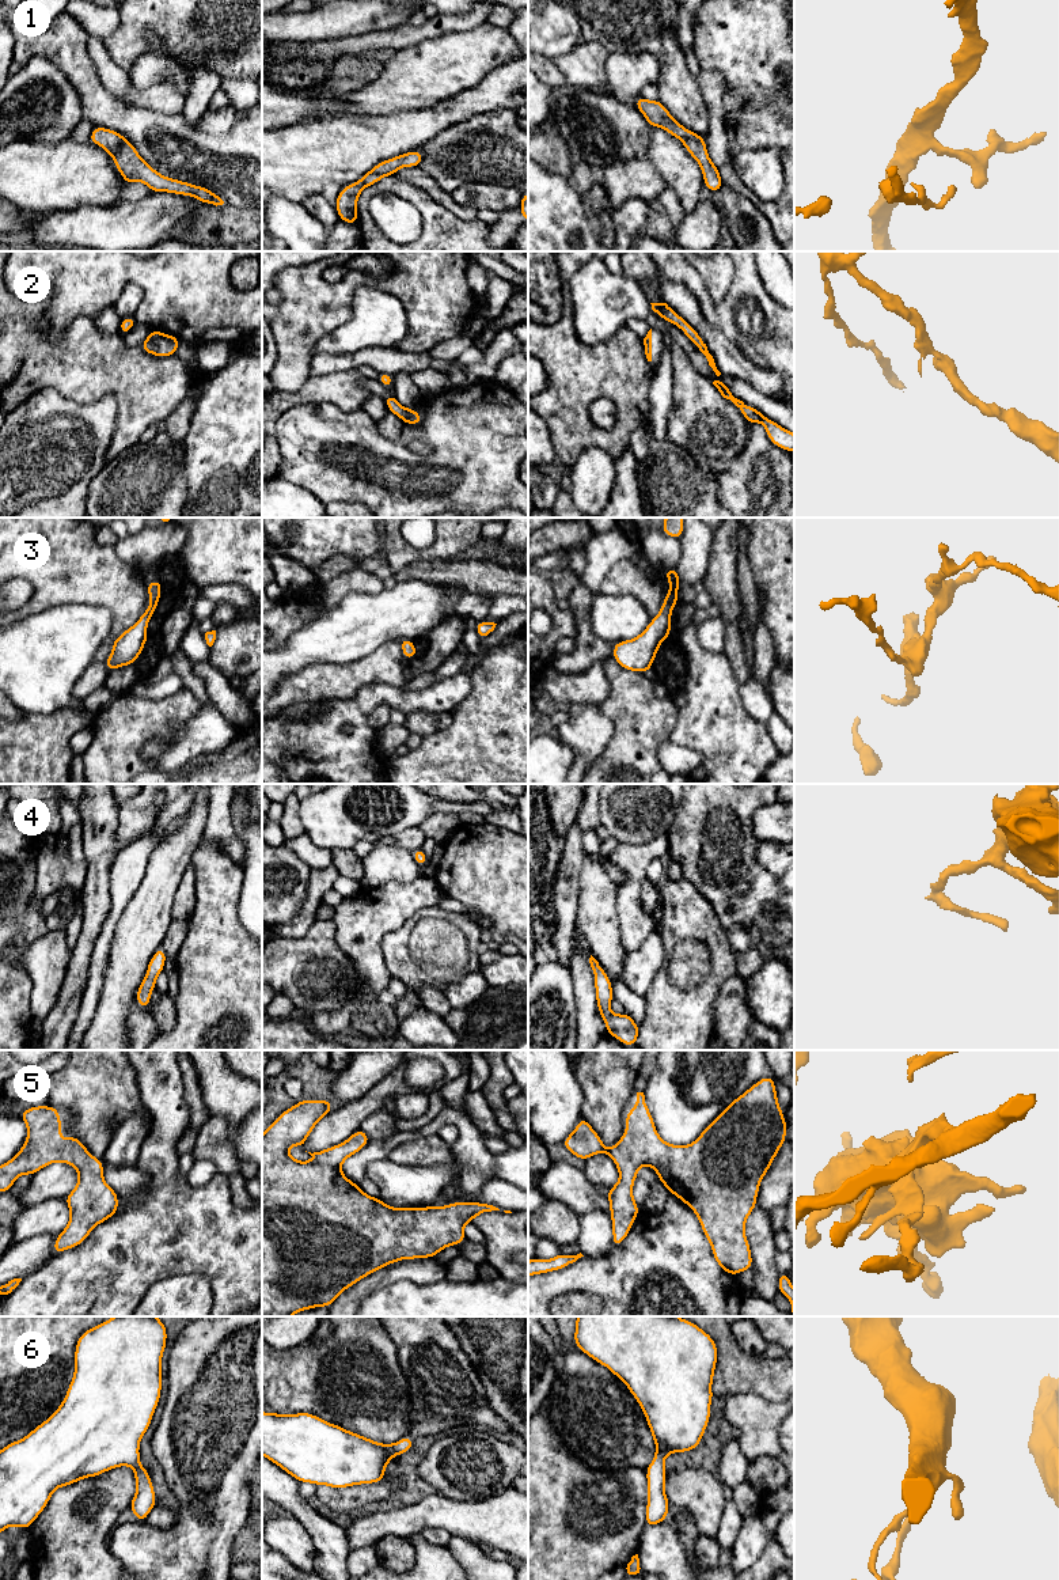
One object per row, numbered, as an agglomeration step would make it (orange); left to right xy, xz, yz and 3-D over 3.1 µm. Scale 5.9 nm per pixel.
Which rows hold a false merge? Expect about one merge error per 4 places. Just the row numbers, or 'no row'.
no row

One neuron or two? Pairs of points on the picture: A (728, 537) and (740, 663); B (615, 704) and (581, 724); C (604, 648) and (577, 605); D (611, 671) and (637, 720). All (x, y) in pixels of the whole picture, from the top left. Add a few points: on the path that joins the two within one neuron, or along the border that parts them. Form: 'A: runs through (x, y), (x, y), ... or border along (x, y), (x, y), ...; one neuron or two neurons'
A: runs through (725, 568), (725, 594), (731, 606), (732, 632); one neuron
B: border along (599, 707), (612, 724), (612, 738), (610, 742); two neurons
C: runs through (592, 640), (584, 631), (583, 617); one neuron
D: runs through (623, 684), (632, 693), (634, 708); one neuron

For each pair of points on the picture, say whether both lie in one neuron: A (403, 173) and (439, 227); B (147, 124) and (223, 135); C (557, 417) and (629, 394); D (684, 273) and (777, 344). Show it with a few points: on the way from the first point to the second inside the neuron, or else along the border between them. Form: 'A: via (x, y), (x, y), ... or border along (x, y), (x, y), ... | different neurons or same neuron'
A: border along (393, 175), (424, 190), (436, 203) | different neurons
B: via (166, 128), (186, 135), (204, 135) | same neuron
C: via (574, 400), (584, 390), (611, 390) | same neuron
D: via (702, 298), (720, 315), (736, 317), (752, 333) | same neuron

